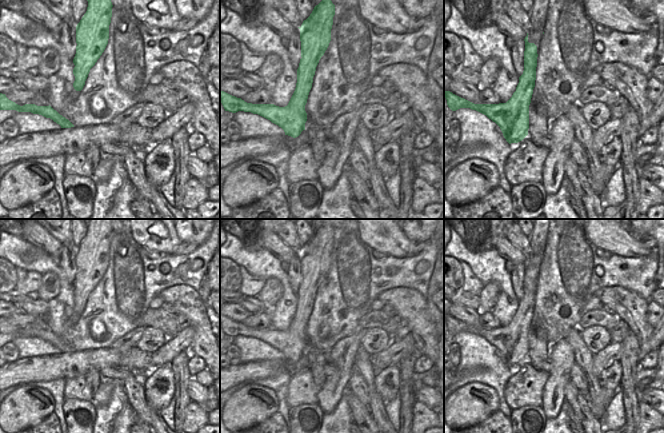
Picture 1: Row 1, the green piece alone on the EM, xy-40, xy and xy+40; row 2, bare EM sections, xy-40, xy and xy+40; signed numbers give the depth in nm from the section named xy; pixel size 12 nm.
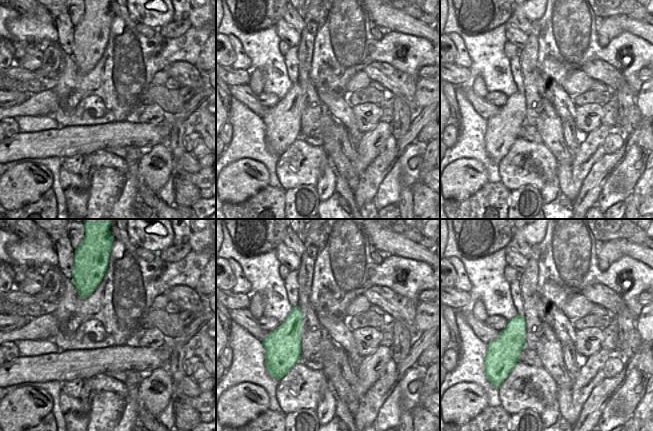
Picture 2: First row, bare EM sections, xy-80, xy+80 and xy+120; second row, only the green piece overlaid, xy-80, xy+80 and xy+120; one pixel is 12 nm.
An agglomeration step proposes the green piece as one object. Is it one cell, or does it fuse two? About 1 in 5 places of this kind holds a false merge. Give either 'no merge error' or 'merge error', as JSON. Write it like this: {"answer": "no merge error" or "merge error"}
{"answer": "no merge error"}

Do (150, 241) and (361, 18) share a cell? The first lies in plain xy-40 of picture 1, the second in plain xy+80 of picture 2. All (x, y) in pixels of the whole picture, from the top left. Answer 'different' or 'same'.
different

